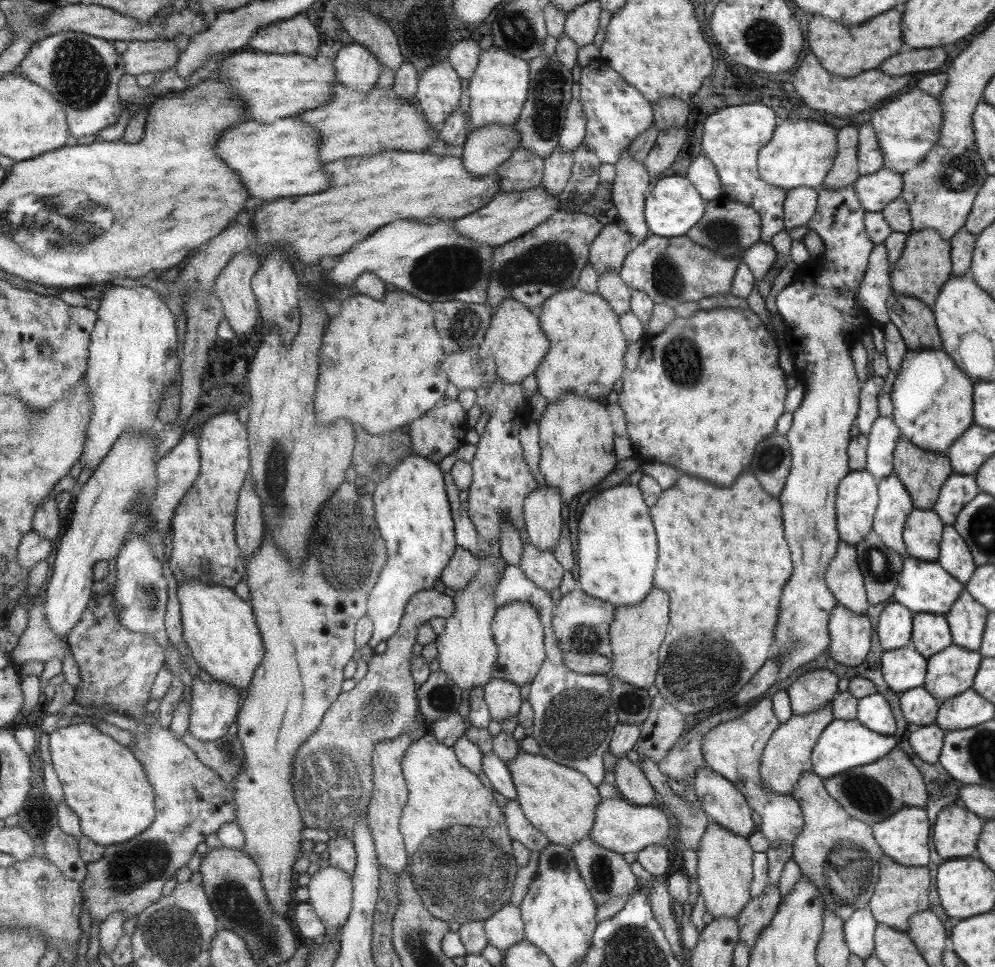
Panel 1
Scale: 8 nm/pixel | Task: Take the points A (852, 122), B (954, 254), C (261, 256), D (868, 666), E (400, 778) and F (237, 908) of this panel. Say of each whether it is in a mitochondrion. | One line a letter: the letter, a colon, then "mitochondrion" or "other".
A: other
B: other
C: other
D: other
E: other
F: mitochondrion

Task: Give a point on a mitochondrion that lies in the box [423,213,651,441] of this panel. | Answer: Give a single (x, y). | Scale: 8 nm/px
(551, 263)

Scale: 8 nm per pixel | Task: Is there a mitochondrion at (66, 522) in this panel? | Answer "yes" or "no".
no

